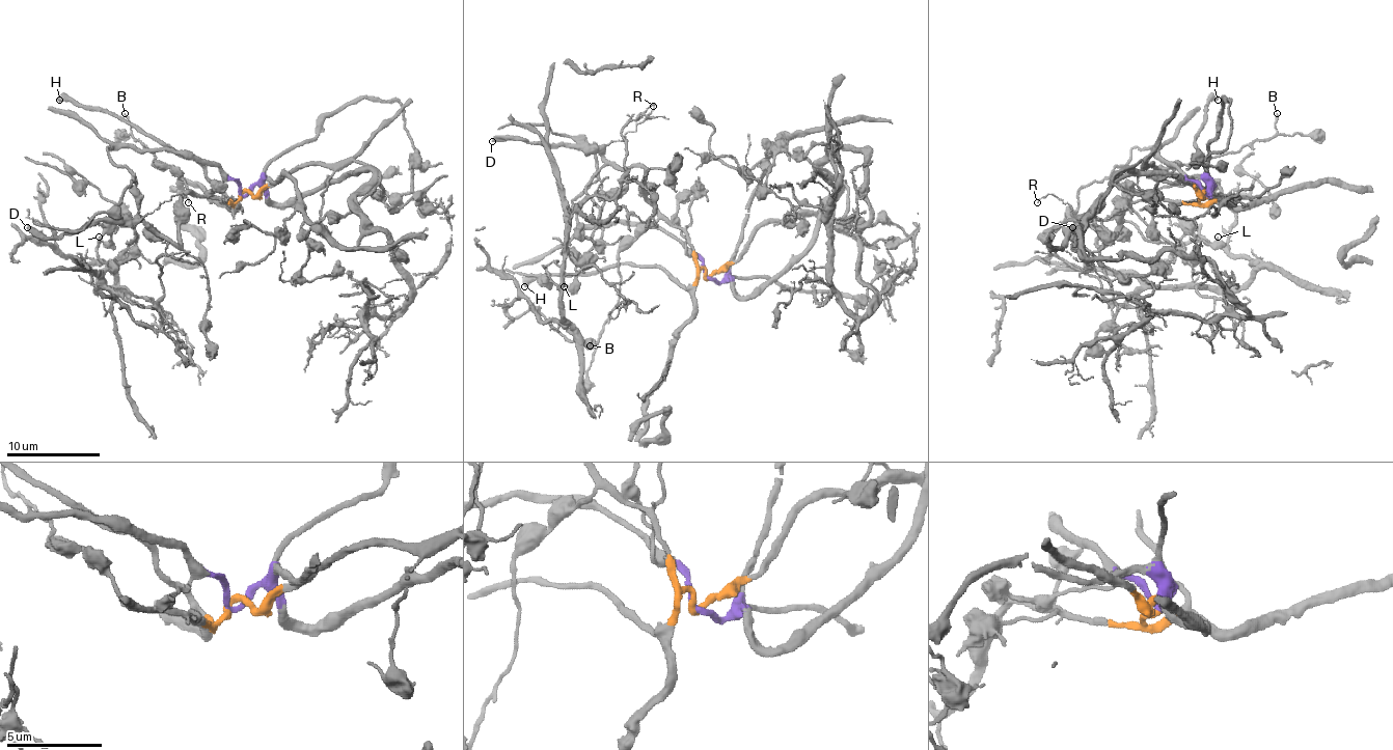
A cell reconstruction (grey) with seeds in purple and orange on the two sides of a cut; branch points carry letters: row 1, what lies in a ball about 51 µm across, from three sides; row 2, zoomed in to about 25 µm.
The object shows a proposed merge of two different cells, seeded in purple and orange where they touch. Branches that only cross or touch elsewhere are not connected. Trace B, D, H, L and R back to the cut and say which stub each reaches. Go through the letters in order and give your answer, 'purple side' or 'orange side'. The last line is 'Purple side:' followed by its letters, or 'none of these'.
B: orange side
D: orange side
H: orange side
L: orange side
R: orange side
Purple side: none of these

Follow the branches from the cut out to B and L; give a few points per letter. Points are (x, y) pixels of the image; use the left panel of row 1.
B: (243, 194), (234, 203), (198, 197), (168, 166), (154, 164), (154, 153), (135, 139), (124, 113)
L: (243, 194), (189, 192), (178, 246), (121, 218), (133, 239), (105, 261), (99, 237)

